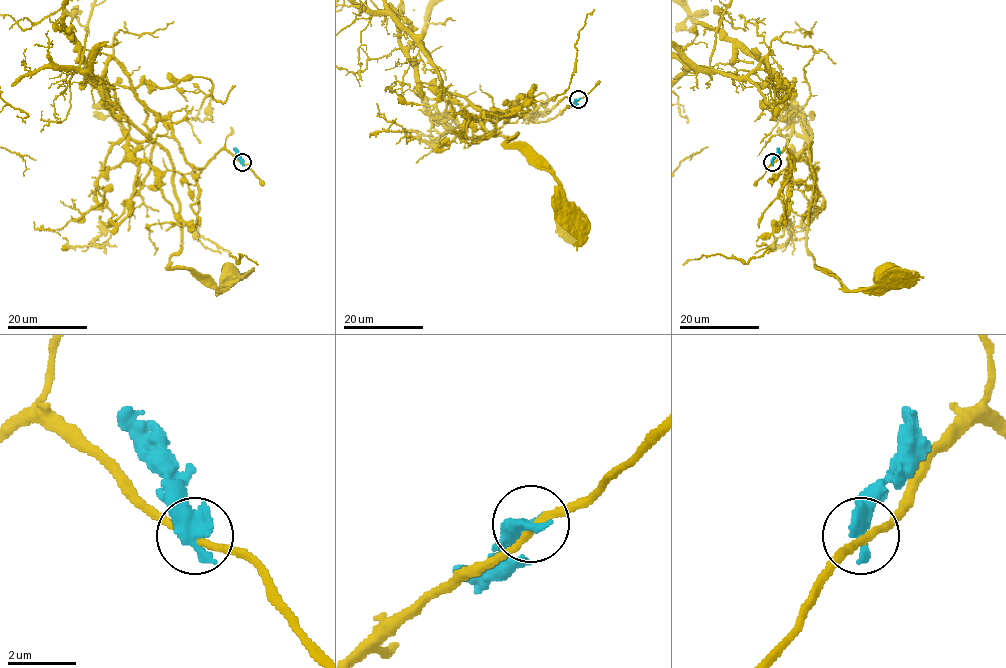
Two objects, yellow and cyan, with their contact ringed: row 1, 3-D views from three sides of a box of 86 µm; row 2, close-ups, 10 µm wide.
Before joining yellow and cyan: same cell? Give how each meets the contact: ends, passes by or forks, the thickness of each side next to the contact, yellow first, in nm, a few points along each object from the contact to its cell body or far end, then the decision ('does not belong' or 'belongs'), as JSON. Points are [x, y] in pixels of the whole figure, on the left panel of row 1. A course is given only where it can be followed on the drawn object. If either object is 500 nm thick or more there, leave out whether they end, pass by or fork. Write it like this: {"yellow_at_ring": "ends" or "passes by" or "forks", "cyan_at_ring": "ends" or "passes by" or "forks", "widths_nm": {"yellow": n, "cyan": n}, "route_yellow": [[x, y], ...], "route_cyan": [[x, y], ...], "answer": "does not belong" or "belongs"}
{"widths_nm": {"yellow": 200, "cyan": 550}, "route_yellow": [[242, 163], [222, 149], [196, 170], [160, 115], [151, 135], [178, 203], [169, 265], [217, 290], [235, 276]], "route_cyan": [[242, 163], [233, 148]], "answer": "does not belong"}

